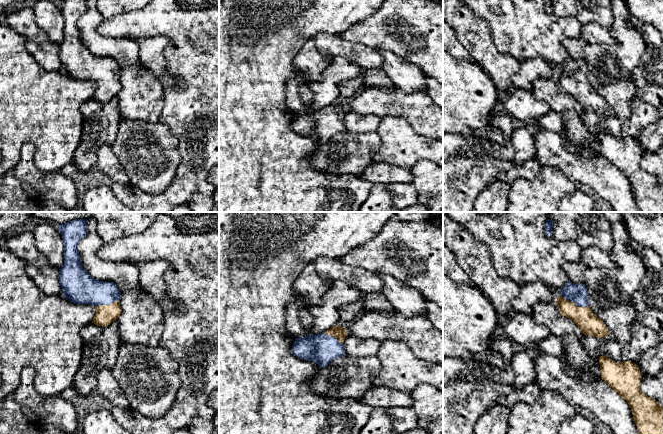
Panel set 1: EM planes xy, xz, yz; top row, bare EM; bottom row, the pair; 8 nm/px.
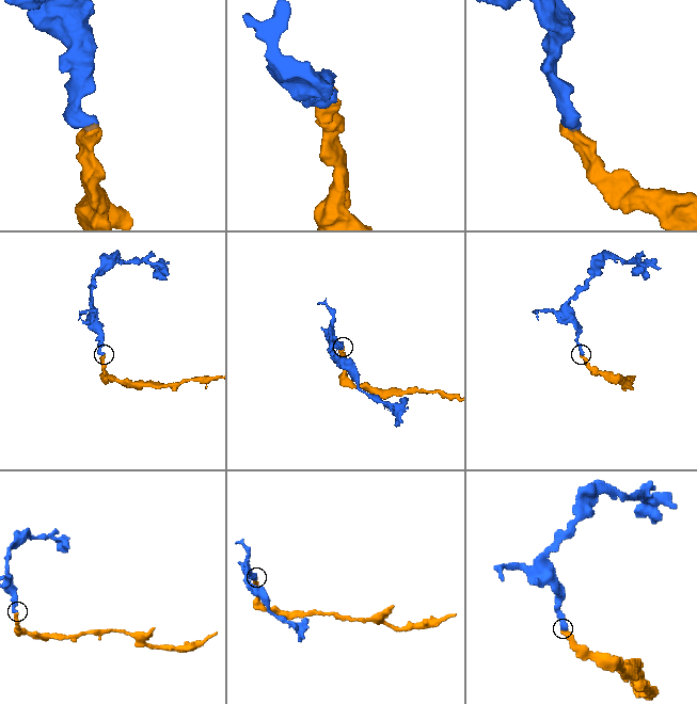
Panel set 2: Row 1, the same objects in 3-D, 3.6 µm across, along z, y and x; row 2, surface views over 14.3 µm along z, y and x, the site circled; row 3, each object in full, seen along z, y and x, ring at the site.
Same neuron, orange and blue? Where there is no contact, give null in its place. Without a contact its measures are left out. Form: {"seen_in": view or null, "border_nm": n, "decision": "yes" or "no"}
{"seen_in": "yz", "border_nm": 260, "decision": "yes"}

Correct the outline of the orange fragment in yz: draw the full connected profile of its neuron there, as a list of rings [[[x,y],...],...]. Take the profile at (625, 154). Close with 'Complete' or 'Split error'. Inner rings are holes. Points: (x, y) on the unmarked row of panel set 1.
[[[600,132],[601,155],[604,156],[629,180],[640,212],[663,212],[663,183],[640,165],[642,151],[639,143],[632,138],[615,138],[609,133]]]. Complete

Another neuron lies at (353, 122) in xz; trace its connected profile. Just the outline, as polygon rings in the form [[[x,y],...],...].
[[[347,109],[343,121],[346,131],[372,132],[378,128],[381,117],[376,115],[360,115]]]

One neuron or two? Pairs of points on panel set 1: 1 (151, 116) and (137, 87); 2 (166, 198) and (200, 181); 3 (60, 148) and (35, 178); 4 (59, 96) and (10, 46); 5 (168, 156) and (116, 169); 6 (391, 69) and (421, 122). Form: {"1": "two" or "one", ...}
{"1": "one", "2": "one", "3": "two", "4": "one", "5": "two", "6": "two"}

